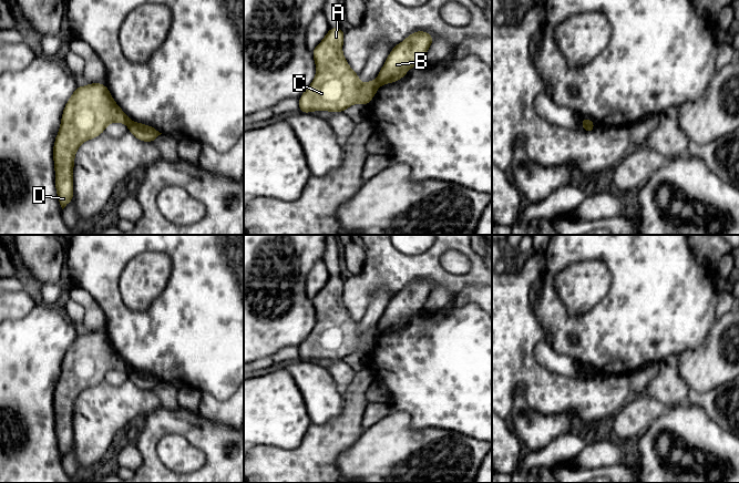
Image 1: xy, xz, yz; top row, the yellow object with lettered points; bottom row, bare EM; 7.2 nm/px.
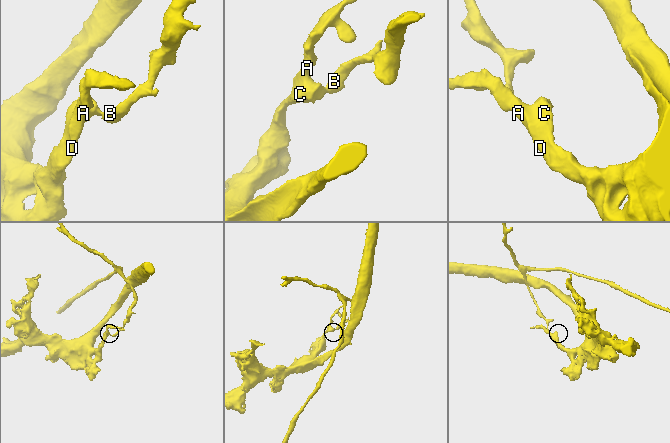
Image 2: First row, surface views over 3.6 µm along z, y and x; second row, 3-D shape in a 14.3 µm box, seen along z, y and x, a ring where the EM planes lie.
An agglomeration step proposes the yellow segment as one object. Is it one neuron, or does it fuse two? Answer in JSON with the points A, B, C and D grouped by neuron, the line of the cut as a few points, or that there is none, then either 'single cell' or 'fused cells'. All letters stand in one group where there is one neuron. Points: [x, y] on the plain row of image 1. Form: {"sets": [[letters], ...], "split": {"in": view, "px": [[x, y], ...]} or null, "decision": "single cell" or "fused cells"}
{"sets": [["A", "C", "D"], ["B"]], "split": {"in": "xz", "px": [[376, 328], [379, 334]]}, "decision": "fused cells"}

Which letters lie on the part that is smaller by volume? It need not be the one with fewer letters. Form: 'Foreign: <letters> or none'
Foreign: B

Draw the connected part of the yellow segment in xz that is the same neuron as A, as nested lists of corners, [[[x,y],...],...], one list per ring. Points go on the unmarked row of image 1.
[[[330,276],[324,288],[312,298],[317,321],[299,346],[299,360],[343,360],[350,353],[368,353],[379,332],[377,328],[362,332],[342,301],[345,279]]]

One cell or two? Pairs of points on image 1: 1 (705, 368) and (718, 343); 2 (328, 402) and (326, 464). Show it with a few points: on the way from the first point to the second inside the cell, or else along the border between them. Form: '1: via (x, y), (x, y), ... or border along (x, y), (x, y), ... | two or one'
1: via (710, 362), (718, 355), (718, 349) | one
2: border along (344, 401), (336, 417), (321, 424), (311, 423) | two

